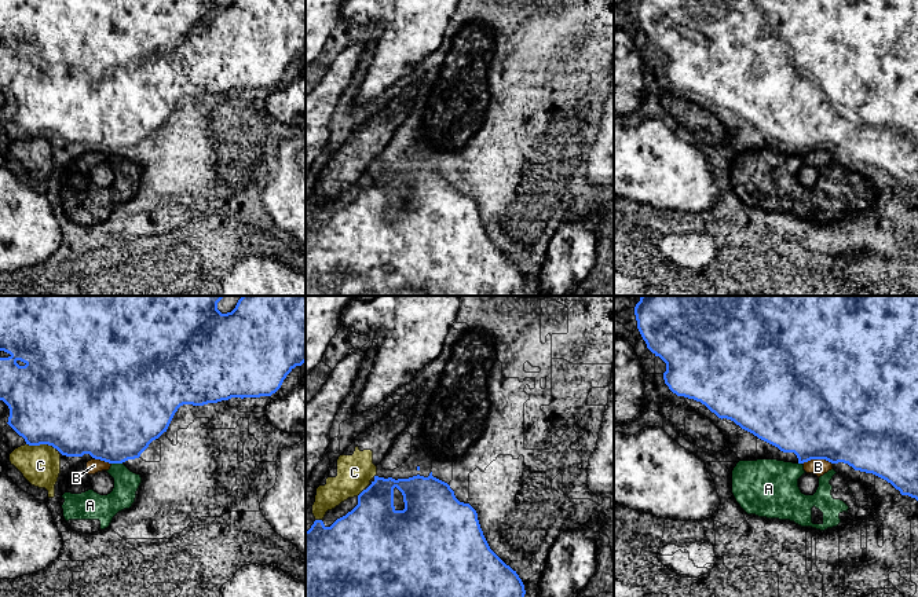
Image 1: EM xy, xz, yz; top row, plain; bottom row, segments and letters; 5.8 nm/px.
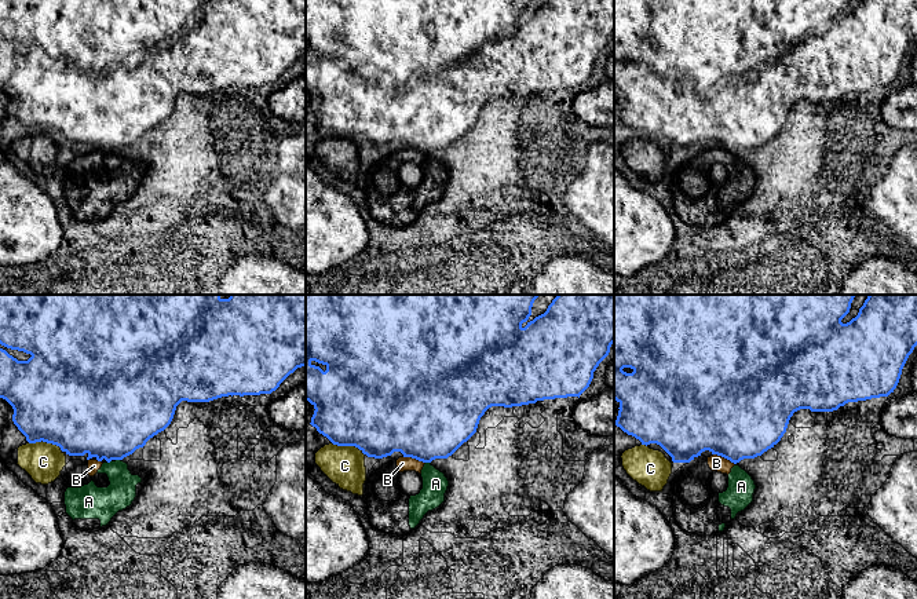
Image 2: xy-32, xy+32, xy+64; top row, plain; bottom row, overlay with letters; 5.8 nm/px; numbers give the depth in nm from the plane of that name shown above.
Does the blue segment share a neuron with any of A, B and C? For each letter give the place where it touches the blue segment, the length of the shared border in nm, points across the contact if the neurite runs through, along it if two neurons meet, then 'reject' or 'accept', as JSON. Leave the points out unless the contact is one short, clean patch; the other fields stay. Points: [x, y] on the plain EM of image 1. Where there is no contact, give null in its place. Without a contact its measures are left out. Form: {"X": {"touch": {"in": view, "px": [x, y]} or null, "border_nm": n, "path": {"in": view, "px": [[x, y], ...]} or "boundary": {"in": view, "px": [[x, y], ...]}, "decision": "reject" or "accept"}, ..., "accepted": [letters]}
{"A": {"touch": {"in": "xy", "px": [117, 154]}, "border_nm": 60, "decision": "reject"}, "B": {"touch": {"in": "yz", "px": [816, 150]}, "border_nm": 180, "decision": "reject"}, "C": {"touch": {"in": "xy", "px": [43, 135]}, "border_nm": 200, "decision": "reject"}, "accepted": []}

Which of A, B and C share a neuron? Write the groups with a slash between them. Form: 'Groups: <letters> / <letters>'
Groups: A B / C

